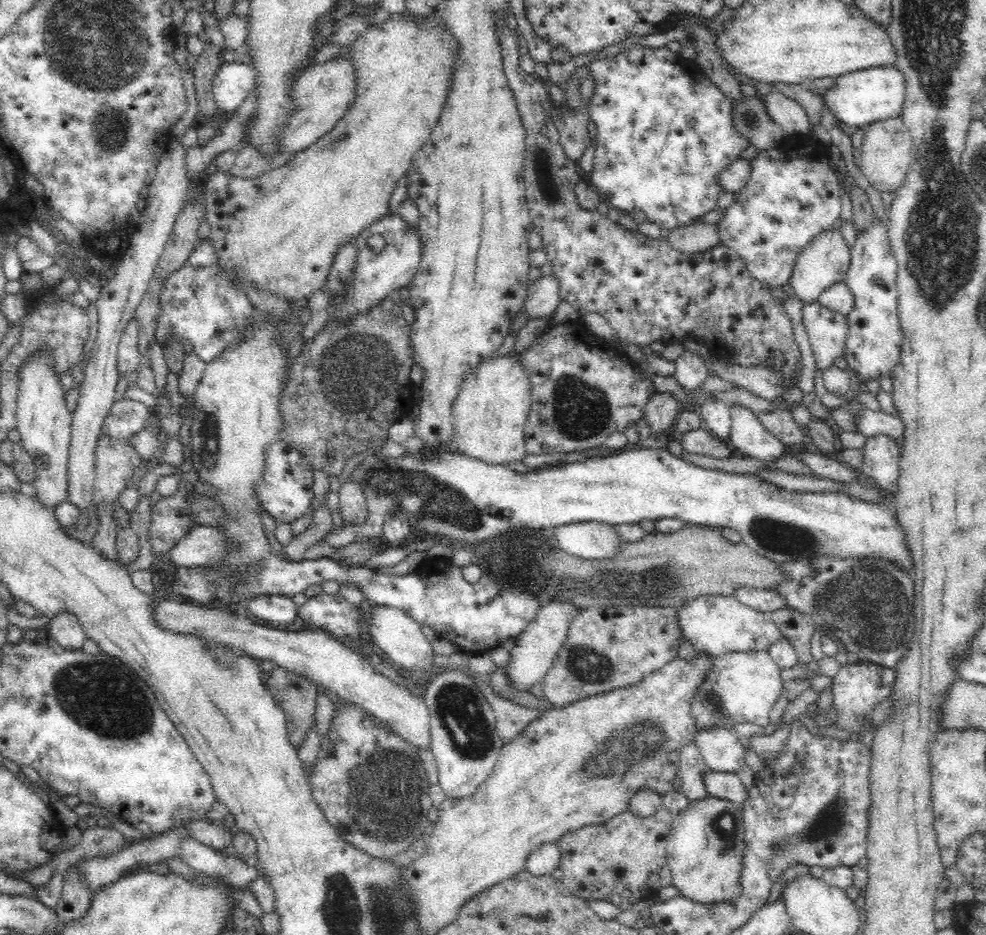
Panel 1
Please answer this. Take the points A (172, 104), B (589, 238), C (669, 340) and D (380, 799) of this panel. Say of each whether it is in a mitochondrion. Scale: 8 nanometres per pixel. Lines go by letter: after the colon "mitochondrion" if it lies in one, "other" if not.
A: other
B: other
C: other
D: mitochondrion

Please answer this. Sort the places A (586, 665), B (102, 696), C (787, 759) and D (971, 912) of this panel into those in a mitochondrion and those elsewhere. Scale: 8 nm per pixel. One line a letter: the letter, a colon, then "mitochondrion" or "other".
A: mitochondrion
B: mitochondrion
C: other
D: other

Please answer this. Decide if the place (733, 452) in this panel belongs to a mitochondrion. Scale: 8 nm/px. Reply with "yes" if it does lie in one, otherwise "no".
no

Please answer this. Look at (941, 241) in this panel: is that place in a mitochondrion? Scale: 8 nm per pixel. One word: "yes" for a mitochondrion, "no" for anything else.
yes

